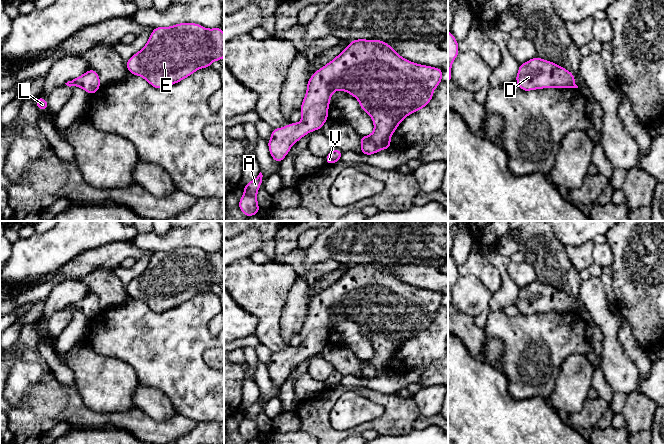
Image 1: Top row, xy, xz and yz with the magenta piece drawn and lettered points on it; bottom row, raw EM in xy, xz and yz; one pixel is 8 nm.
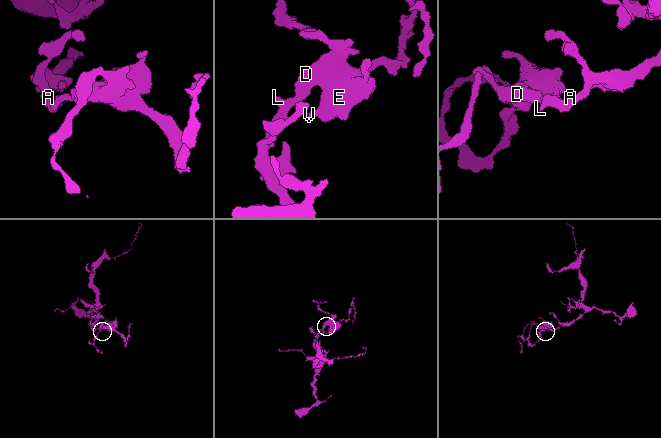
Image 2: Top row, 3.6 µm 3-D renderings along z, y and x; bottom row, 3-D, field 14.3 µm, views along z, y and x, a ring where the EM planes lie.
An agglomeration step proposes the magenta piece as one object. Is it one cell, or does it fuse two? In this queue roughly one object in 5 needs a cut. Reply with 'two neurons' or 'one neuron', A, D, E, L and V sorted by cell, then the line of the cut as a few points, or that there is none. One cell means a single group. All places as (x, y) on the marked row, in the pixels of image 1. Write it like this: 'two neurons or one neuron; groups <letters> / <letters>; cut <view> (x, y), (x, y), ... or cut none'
one neuron; groups A D E L V; cut none

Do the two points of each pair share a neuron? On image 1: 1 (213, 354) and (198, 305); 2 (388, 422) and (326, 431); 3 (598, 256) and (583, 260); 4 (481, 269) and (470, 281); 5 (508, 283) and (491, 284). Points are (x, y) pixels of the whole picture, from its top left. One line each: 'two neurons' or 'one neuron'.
1: two neurons
2: one neuron
3: two neurons
4: two neurons
5: two neurons

